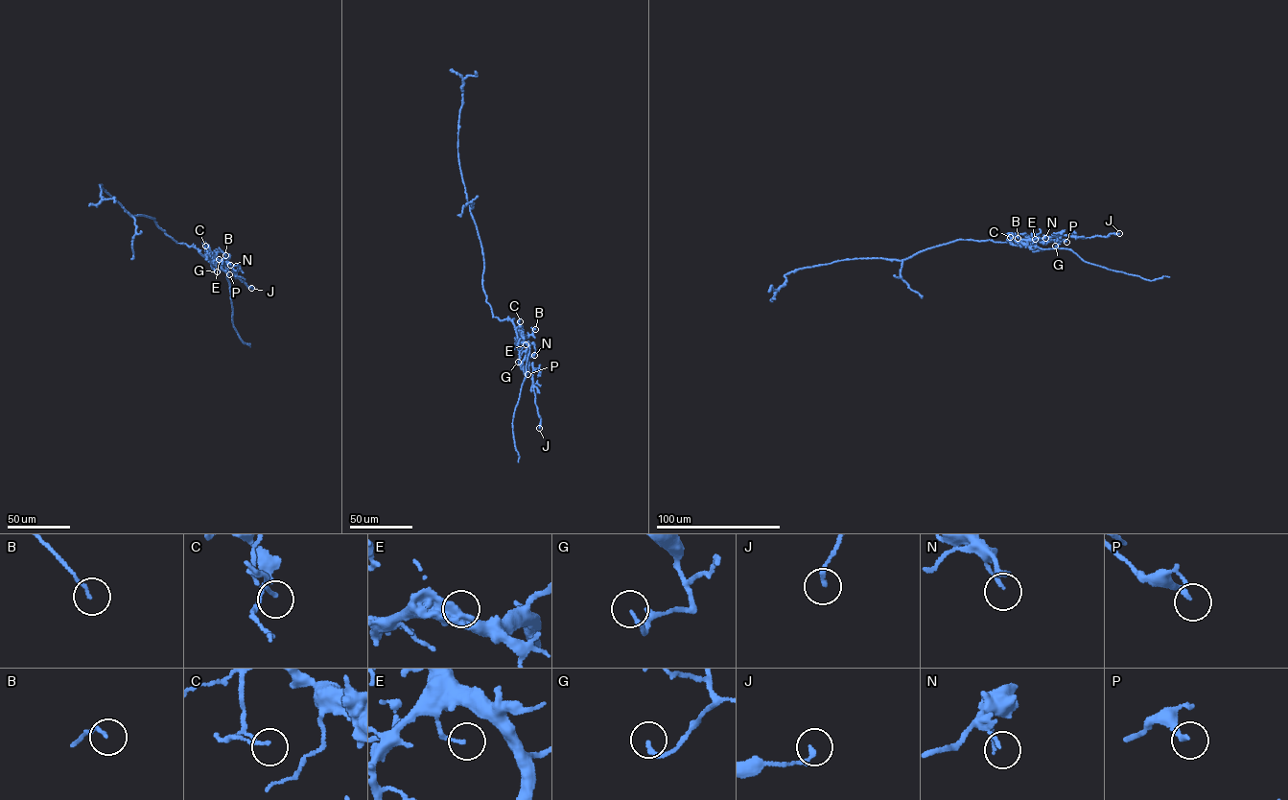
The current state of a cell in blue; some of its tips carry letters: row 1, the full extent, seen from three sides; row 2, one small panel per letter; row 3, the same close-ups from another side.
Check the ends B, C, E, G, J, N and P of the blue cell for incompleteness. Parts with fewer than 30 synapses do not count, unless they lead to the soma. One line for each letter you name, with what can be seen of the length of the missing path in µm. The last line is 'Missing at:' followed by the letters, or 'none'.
Missing at: none

